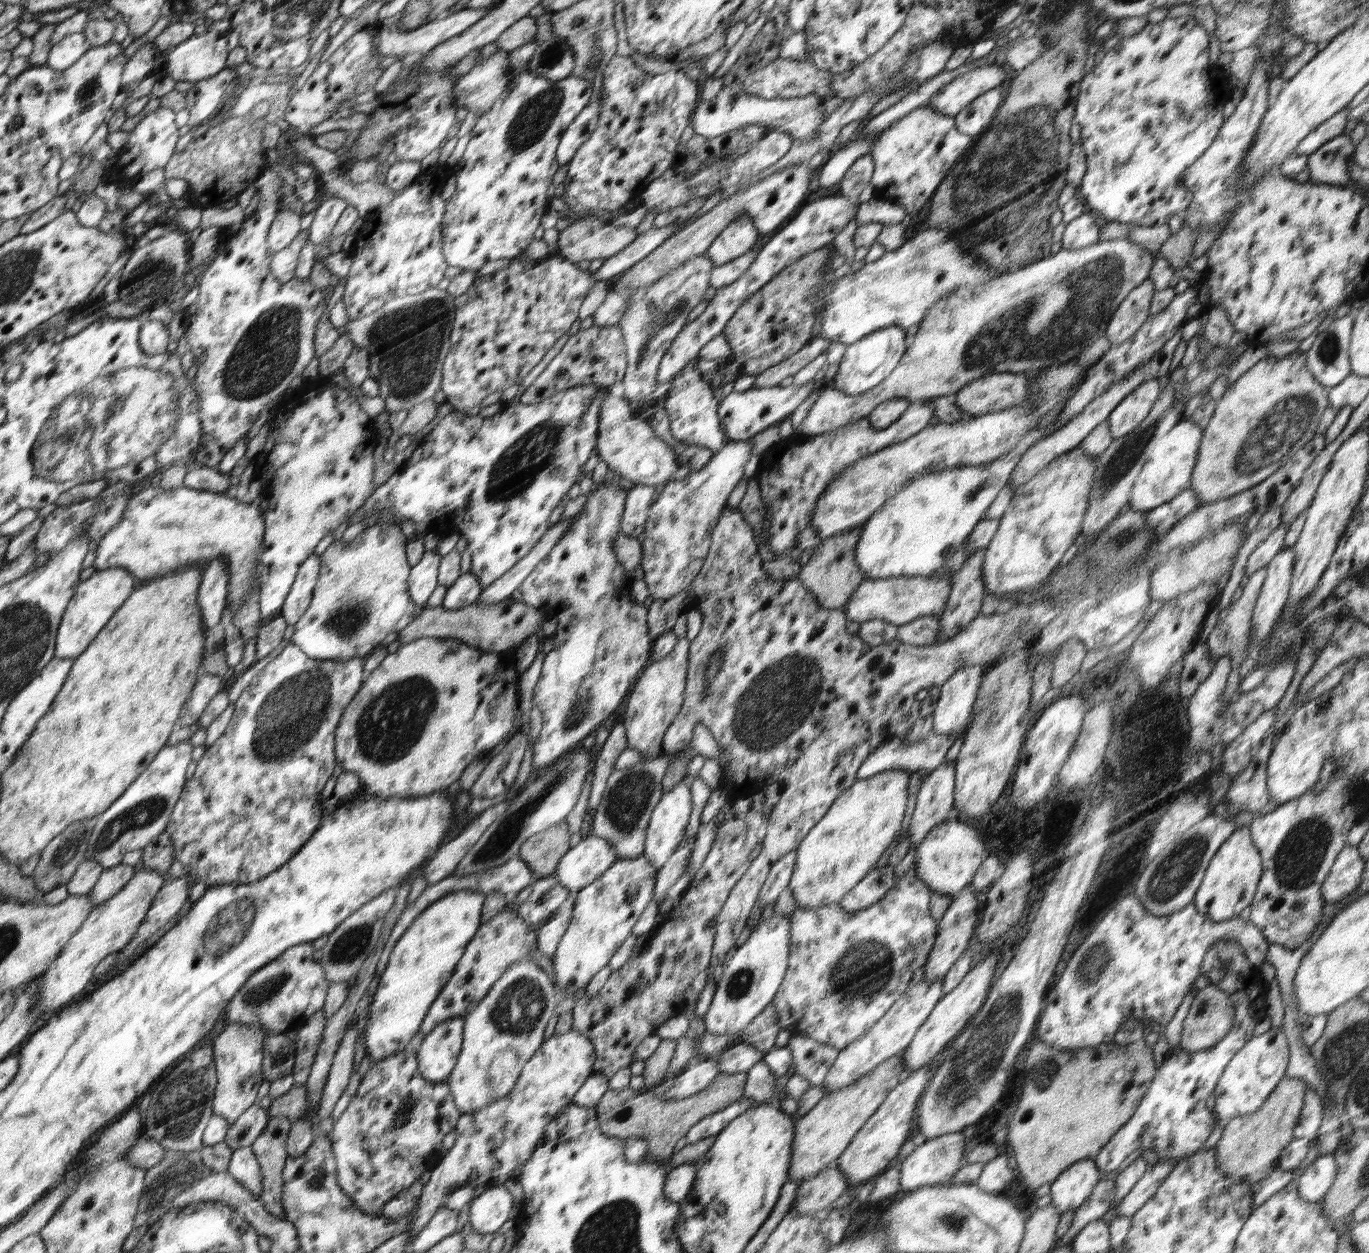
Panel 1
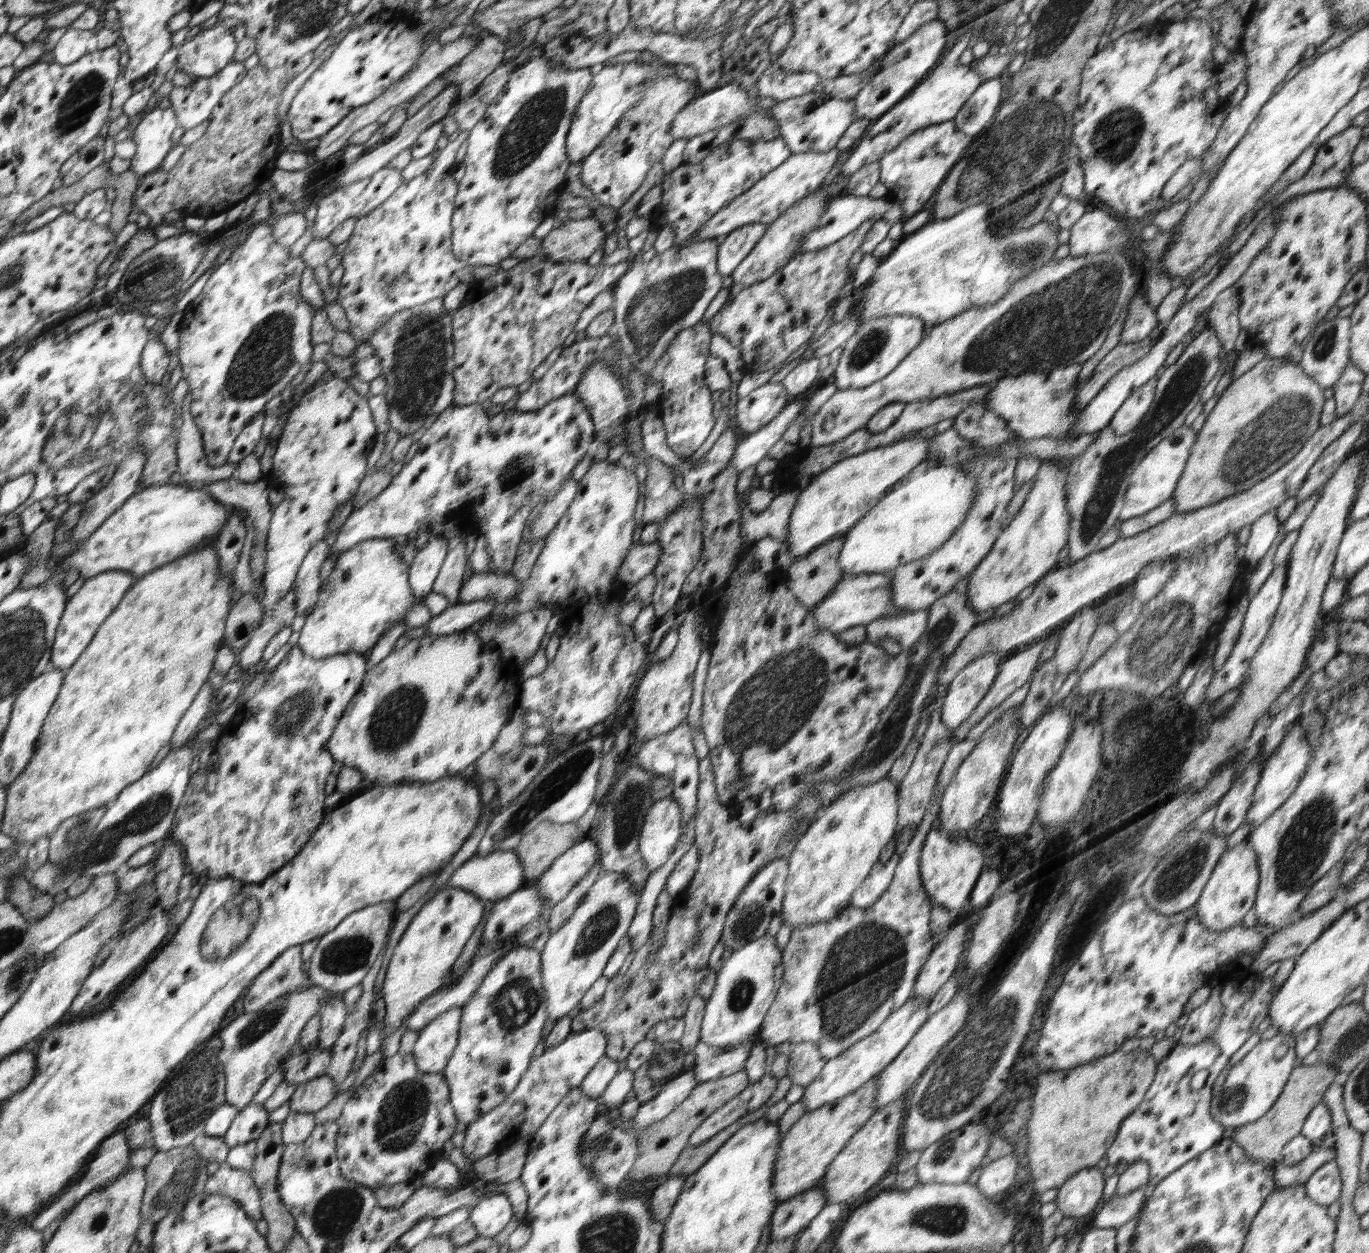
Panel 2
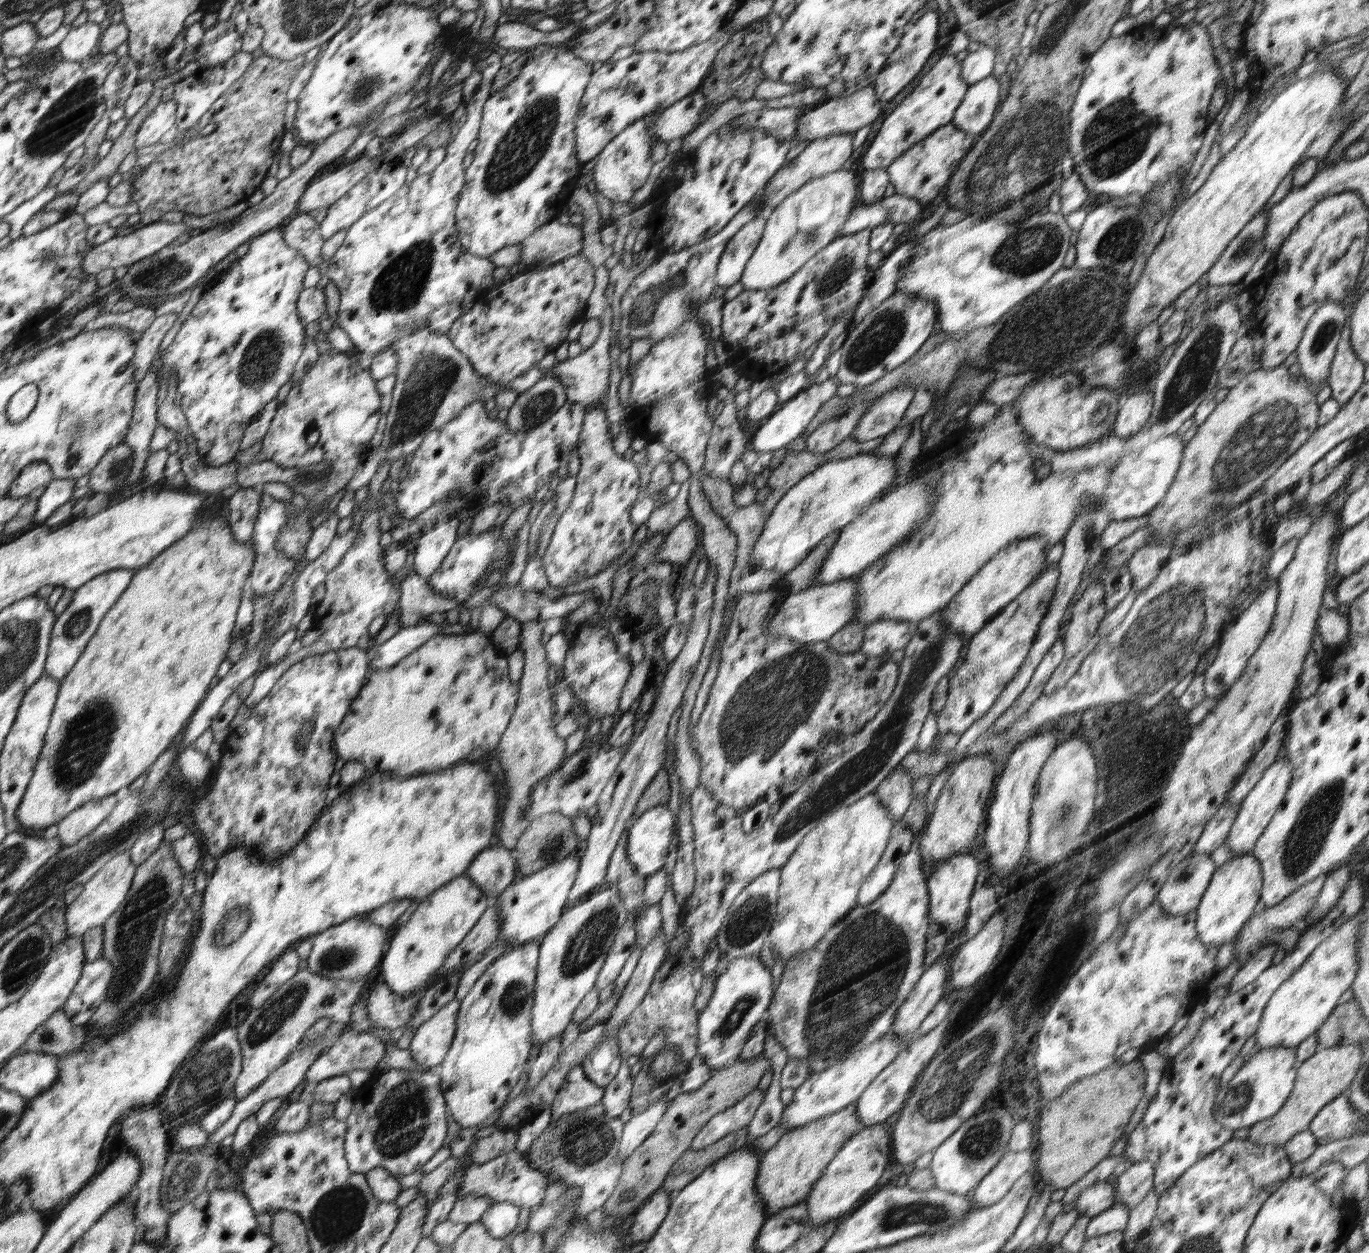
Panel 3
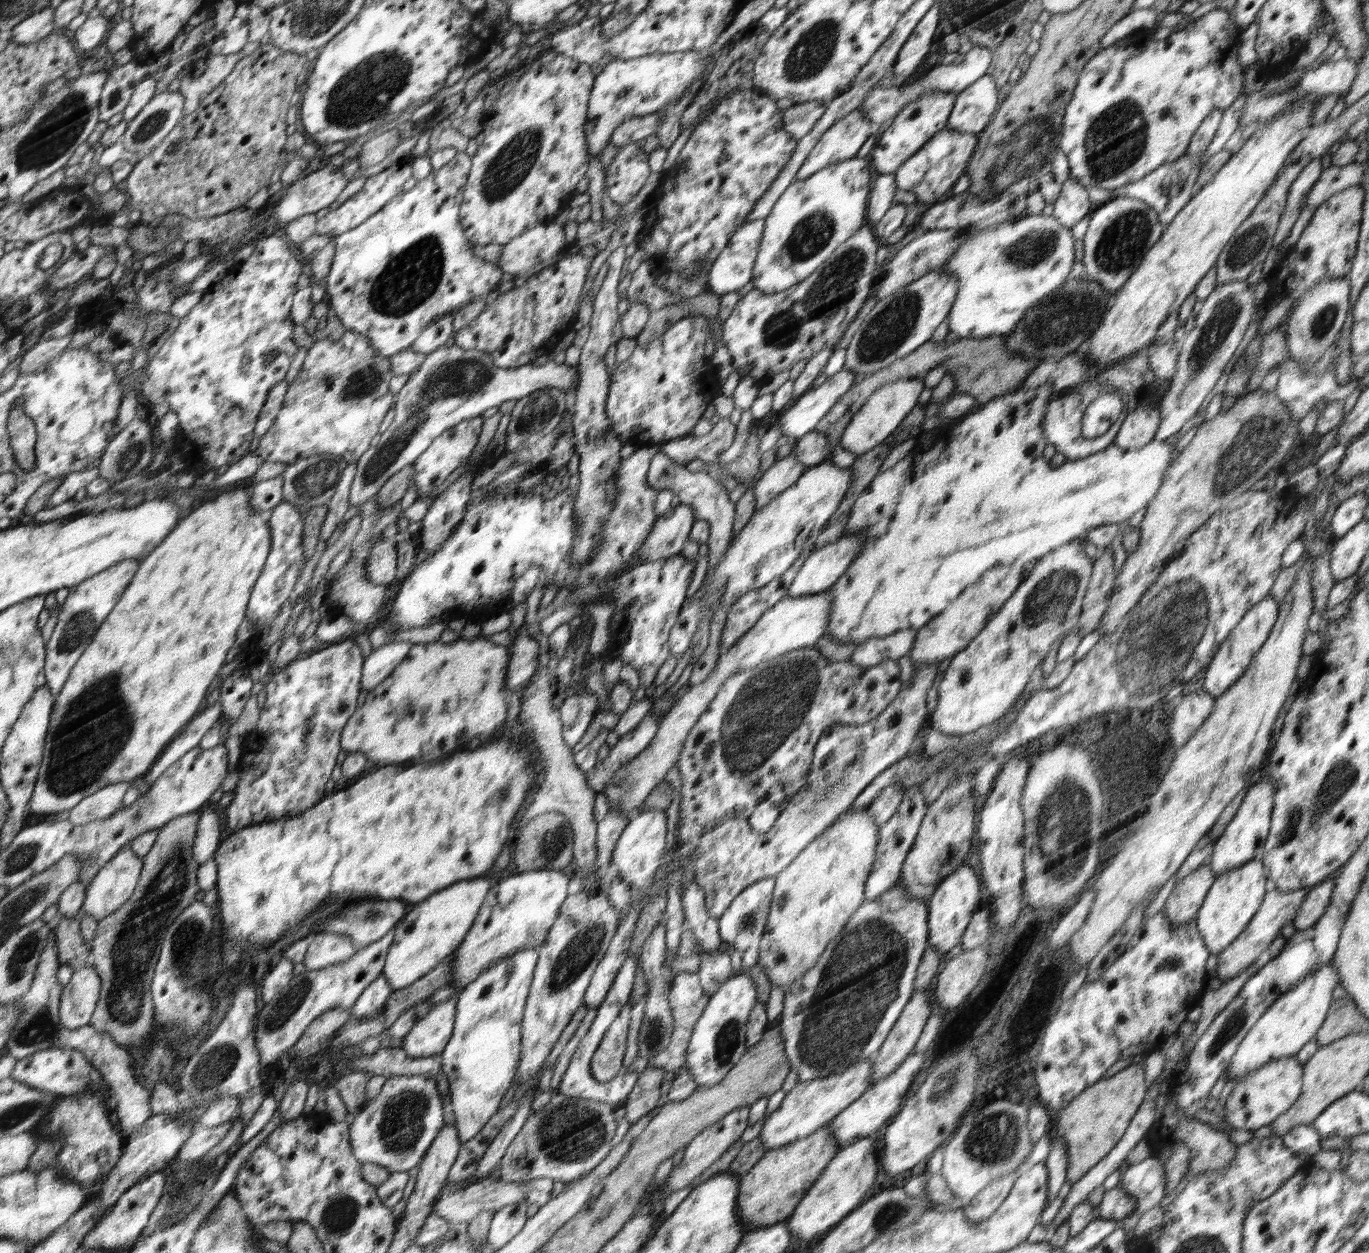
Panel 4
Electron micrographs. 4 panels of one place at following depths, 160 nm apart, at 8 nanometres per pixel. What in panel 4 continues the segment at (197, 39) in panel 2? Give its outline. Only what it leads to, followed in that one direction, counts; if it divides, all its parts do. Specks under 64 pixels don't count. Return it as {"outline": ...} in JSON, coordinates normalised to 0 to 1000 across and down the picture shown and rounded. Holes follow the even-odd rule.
{"outline":[[[169,14],[164,21],[164,24],[156,30],[152,45],[156,43],[169,43],[175,42],[181,34],[183,26],[182,16]]]}

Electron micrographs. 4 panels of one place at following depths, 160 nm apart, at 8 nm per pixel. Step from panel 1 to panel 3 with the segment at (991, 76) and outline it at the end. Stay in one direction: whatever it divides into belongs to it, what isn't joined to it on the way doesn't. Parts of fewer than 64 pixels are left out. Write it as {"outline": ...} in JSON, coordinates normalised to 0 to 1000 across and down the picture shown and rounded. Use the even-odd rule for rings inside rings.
{"outline":[[[691,42],[685,46],[685,49],[674,61],[666,74],[662,77],[645,97],[630,125],[632,136],[646,135],[667,115],[695,97],[708,69],[703,62],[702,54],[703,50],[698,43]]]}

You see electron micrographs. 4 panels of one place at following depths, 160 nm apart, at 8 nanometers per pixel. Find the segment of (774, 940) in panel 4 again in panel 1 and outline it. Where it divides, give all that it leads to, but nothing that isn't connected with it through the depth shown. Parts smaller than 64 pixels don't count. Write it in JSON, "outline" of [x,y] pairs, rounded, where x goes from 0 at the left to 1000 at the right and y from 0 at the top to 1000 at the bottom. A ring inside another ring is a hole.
{"outline":[[[652,615],[639,618],[633,623],[625,623],[603,647],[603,650],[590,663],[582,675],[581,689],[576,705],[582,725],[597,725],[612,722],[614,718],[629,704],[643,686],[652,670],[656,667],[663,640],[663,624],[665,616]]]}

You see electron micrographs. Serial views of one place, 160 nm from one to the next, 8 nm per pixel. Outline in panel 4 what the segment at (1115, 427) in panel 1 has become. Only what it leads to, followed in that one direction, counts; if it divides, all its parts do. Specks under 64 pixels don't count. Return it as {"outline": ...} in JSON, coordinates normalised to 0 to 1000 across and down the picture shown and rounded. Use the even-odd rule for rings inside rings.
{"outline":[[[837,324],[825,328],[818,339],[814,355],[821,361],[833,359],[845,350],[847,338],[845,326]]]}

